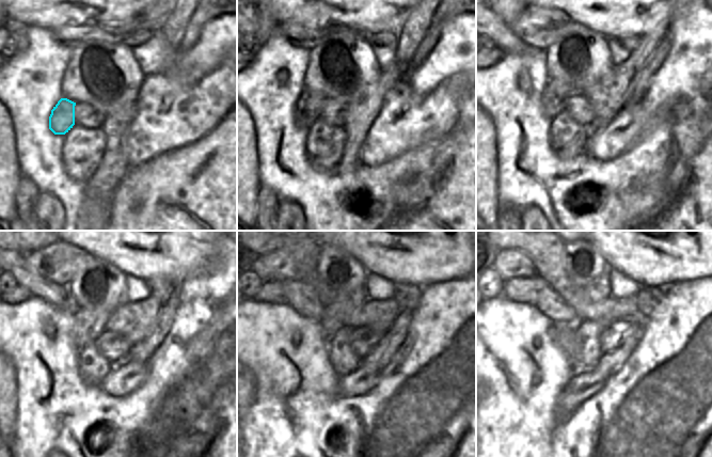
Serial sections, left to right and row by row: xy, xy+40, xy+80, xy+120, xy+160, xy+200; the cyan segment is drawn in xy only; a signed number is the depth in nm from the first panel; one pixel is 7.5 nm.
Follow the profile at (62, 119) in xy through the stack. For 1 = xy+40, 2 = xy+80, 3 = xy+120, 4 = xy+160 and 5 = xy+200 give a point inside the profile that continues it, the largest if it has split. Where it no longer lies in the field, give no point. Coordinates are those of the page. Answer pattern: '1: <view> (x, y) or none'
1: xy+40 (307, 109)
2: xy+80 (556, 94)
3: xy+120 (89, 324)
4: xy+160 (335, 316)
5: xy+200 (589, 304)

